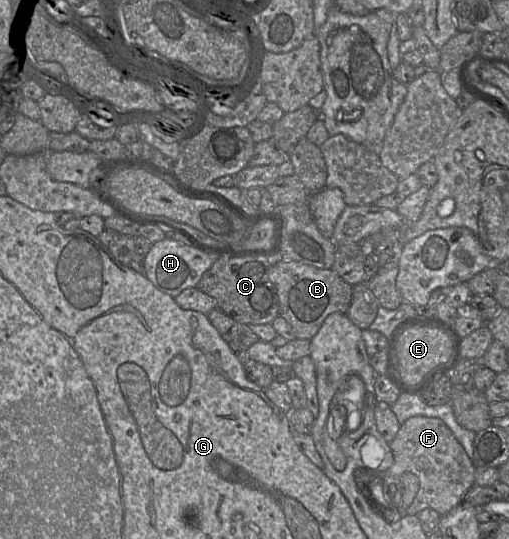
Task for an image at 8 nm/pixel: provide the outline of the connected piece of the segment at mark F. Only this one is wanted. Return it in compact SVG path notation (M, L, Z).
M413 416L407 419L401 425L395 438L390 442L390 448L393 453L394 463L390 468L382 471L380 477L375 477L373 484L369 486L369 489L374 490L377 495L374 498L384 507L393 503L392 500L386 499L391 497L384 497L386 491L401 490L400 503L390 509L390 511L394 511L390 522L399 521L407 515L418 515L425 508L431 508L441 516L445 515L464 502L464 496L475 485L476 467L474 462L469 458L450 428L440 418Z

